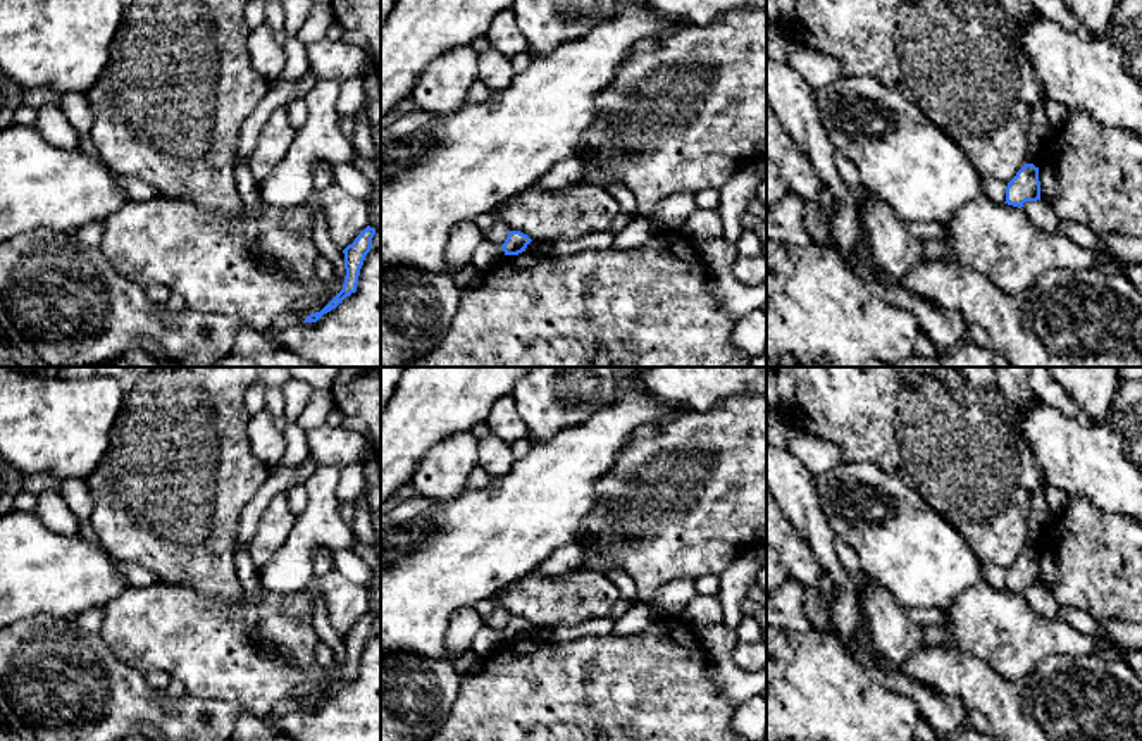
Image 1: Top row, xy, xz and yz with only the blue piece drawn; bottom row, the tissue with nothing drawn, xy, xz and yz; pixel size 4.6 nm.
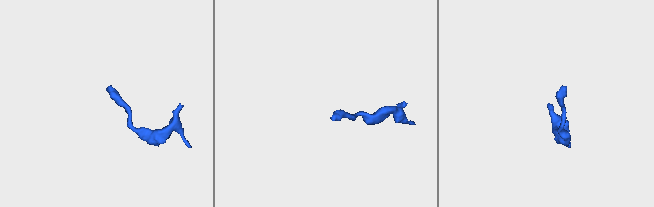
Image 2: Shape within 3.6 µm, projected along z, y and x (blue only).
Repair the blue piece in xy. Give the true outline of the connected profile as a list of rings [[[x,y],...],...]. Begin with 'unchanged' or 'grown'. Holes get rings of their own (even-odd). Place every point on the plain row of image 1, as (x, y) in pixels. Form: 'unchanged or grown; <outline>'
grown; [[[381,569],[372,570],[367,591],[369,612],[343,636],[346,655],[343,676],[320,698],[310,700],[303,708],[317,708],[324,700],[336,694],[346,682],[357,677],[365,641],[370,638],[372,624],[381,613]]]

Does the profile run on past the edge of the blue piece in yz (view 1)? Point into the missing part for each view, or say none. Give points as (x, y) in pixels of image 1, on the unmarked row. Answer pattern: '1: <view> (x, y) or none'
1: none

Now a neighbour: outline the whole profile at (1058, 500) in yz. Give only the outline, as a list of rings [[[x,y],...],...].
[[[1046,486],[1046,501],[1049,517],[1058,517],[1068,508],[1071,496],[1056,486]]]

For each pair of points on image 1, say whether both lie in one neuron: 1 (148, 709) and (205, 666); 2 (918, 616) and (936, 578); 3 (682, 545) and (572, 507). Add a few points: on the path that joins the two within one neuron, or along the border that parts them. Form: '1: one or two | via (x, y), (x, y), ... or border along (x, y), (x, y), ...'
1: two | border along (186, 693), (197, 698), (219, 698), (226, 702)
2: two | border along (944, 609), (906, 610)
3: two | border along (605, 474), (577, 541)

